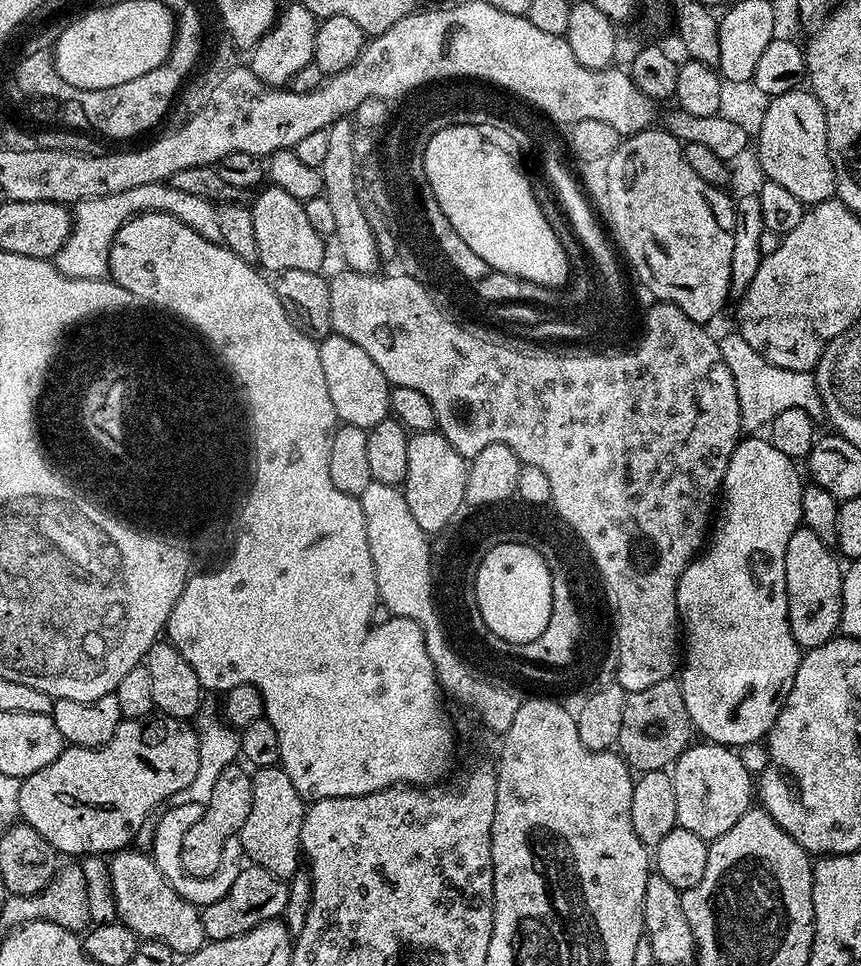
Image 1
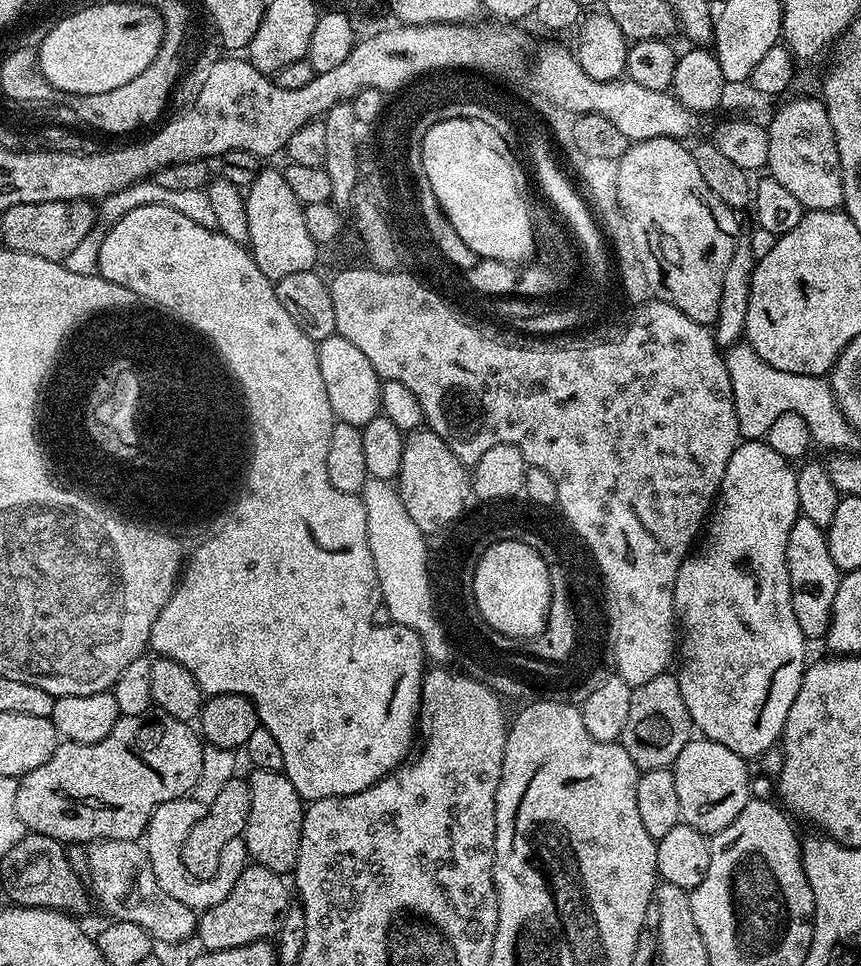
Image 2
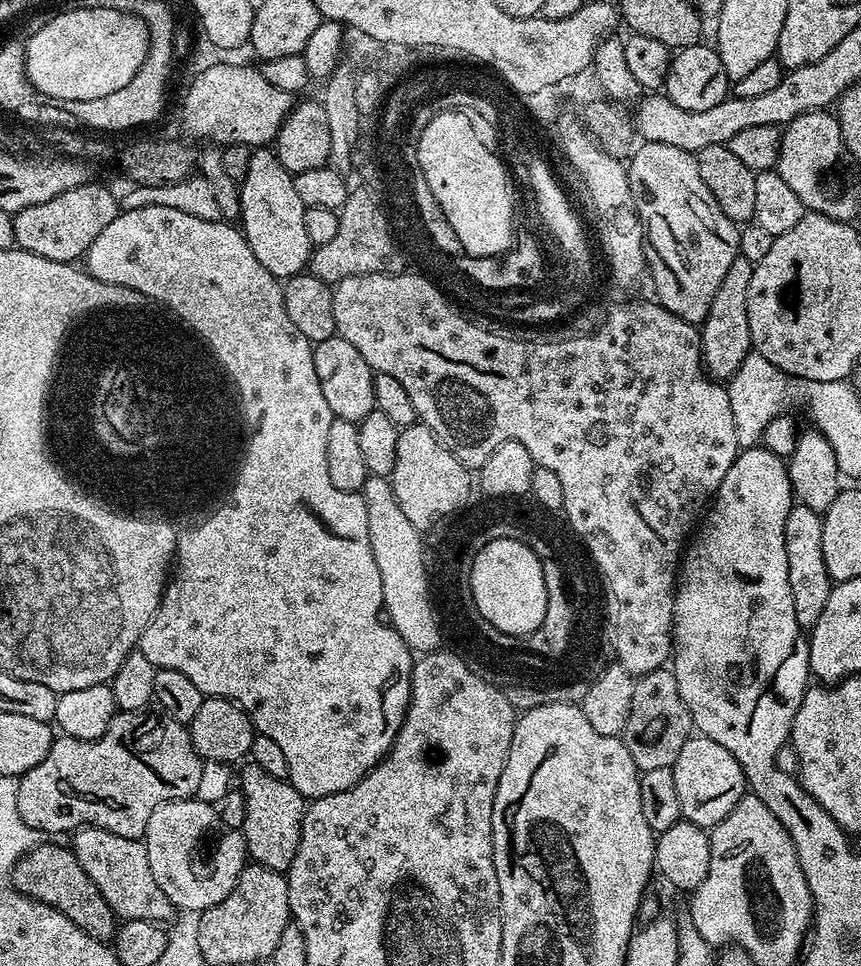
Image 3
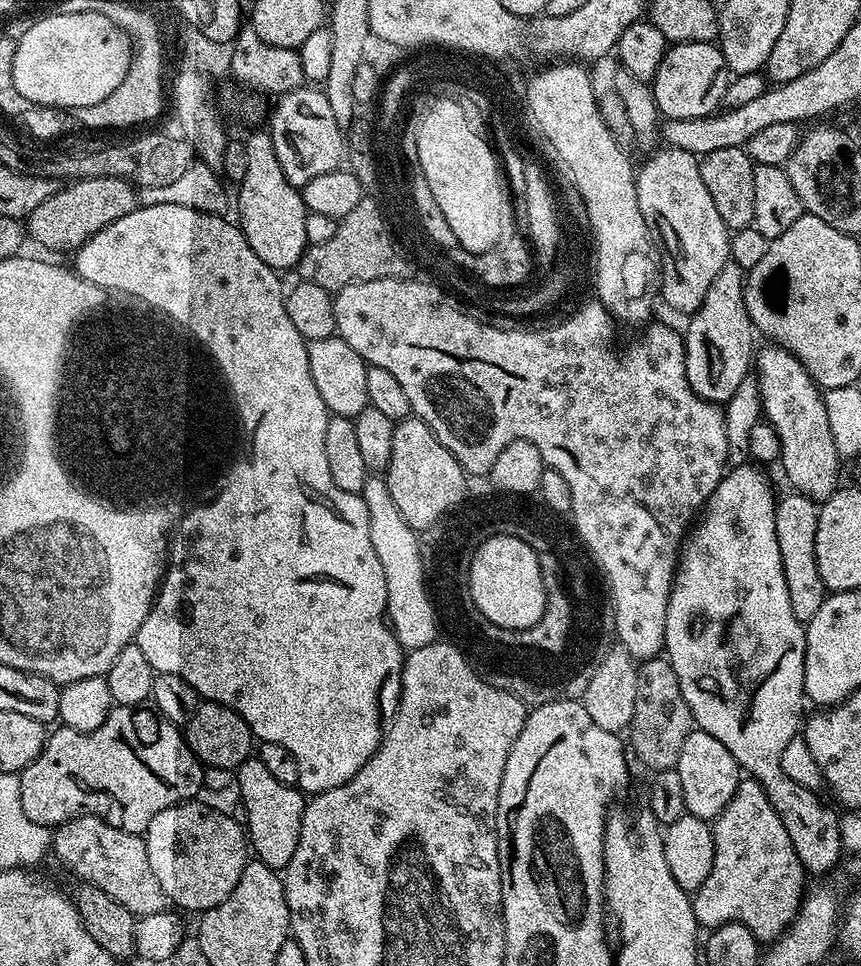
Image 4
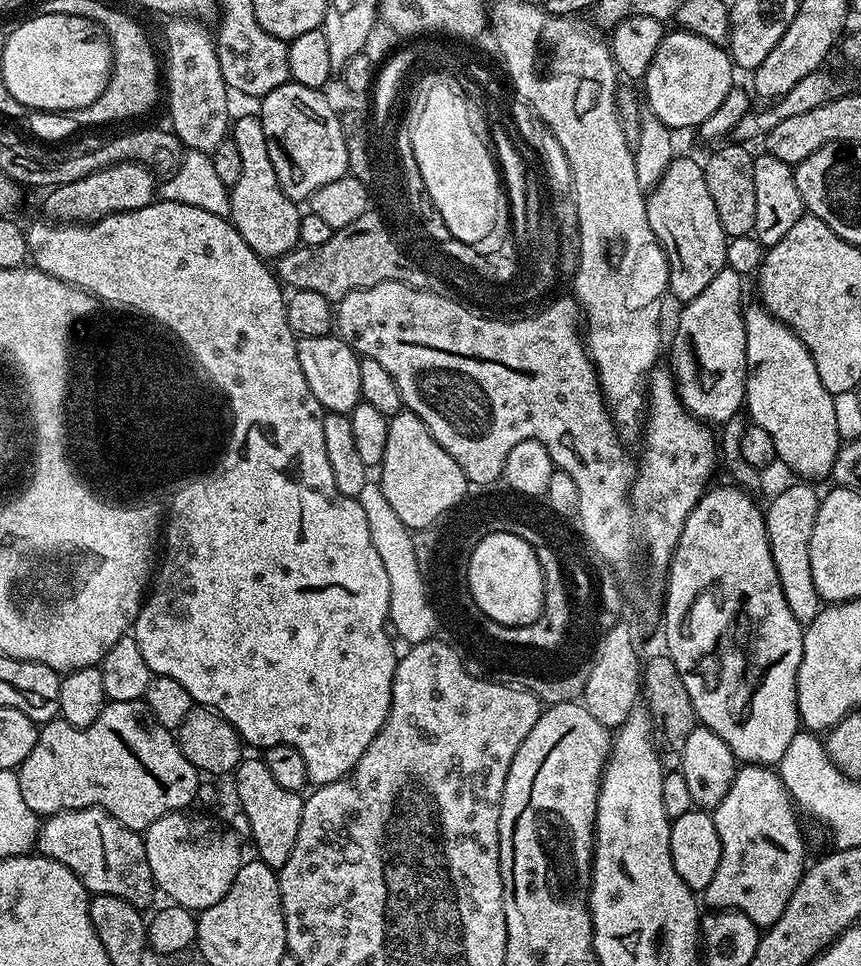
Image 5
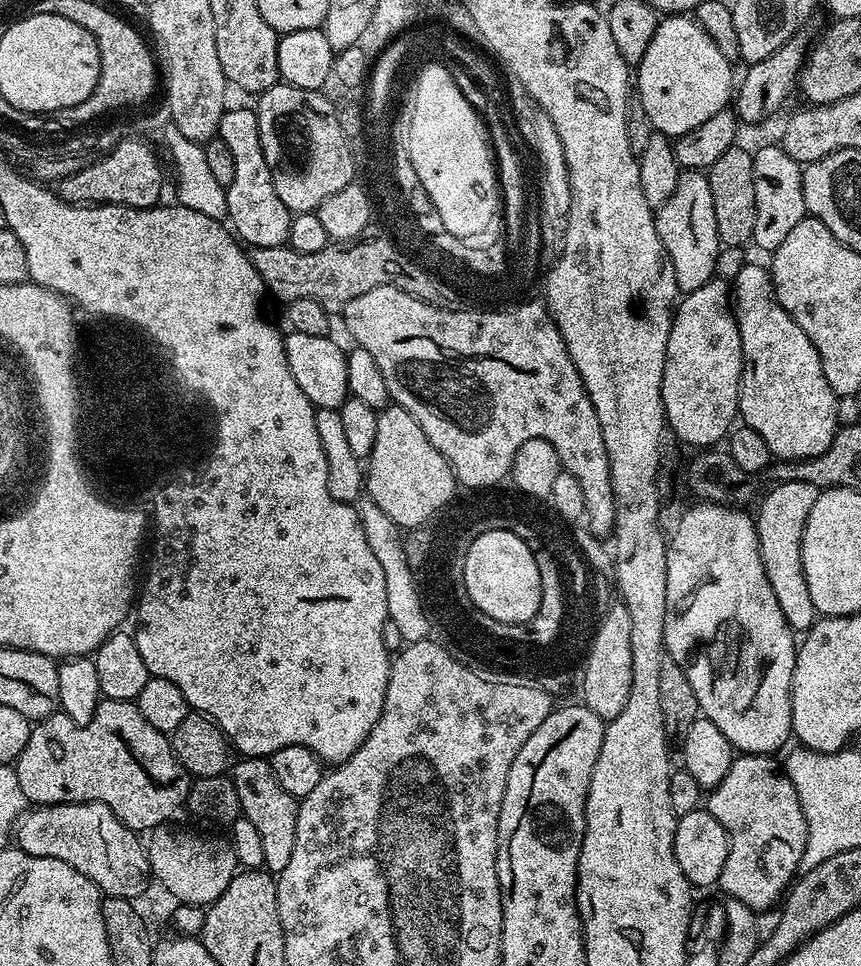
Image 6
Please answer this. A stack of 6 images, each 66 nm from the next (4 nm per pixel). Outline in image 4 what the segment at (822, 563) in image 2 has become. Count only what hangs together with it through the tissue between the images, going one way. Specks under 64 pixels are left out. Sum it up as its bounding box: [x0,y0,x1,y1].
[776,491,826,622]

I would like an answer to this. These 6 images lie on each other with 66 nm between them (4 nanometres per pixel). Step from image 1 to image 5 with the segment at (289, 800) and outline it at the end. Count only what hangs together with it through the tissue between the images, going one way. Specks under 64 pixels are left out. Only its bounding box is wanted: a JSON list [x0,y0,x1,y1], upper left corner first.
[234,758,305,870]

